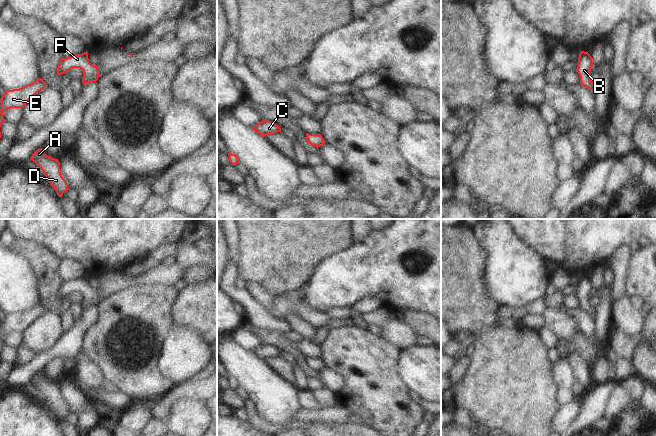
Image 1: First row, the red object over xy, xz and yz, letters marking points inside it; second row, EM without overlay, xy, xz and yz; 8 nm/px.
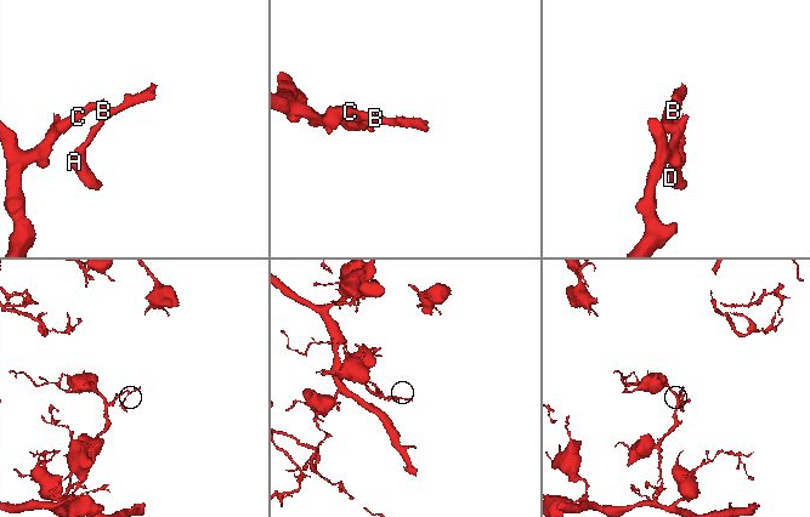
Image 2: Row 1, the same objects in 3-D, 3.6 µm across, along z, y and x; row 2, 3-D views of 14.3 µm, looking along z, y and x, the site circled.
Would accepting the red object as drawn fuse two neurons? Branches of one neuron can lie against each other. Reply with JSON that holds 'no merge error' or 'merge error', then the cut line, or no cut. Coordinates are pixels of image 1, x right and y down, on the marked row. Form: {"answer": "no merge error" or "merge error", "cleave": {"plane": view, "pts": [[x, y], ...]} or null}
{"answer": "no merge error", "cleave": null}

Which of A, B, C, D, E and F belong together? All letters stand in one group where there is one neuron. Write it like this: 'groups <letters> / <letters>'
groups A B C D E F

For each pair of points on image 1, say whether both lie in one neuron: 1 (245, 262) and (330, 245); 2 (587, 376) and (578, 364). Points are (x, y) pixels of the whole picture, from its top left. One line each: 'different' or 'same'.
1: same
2: same

